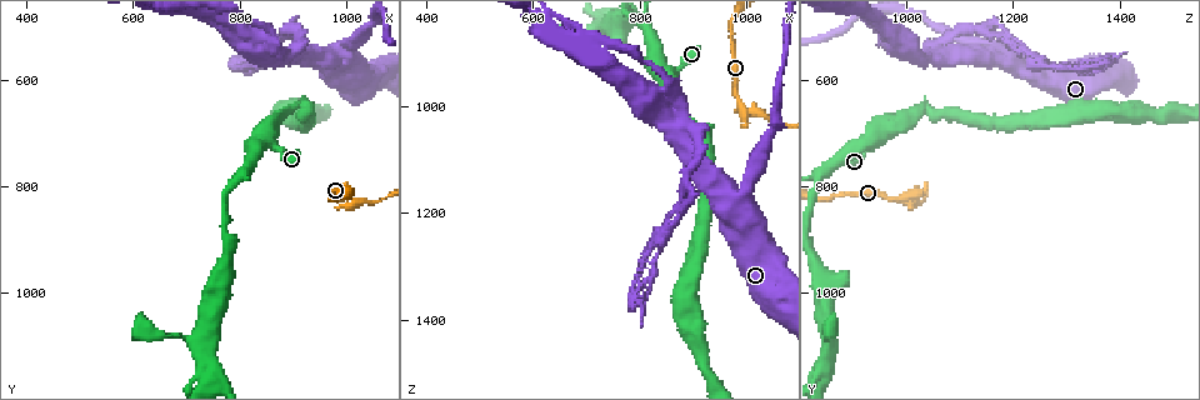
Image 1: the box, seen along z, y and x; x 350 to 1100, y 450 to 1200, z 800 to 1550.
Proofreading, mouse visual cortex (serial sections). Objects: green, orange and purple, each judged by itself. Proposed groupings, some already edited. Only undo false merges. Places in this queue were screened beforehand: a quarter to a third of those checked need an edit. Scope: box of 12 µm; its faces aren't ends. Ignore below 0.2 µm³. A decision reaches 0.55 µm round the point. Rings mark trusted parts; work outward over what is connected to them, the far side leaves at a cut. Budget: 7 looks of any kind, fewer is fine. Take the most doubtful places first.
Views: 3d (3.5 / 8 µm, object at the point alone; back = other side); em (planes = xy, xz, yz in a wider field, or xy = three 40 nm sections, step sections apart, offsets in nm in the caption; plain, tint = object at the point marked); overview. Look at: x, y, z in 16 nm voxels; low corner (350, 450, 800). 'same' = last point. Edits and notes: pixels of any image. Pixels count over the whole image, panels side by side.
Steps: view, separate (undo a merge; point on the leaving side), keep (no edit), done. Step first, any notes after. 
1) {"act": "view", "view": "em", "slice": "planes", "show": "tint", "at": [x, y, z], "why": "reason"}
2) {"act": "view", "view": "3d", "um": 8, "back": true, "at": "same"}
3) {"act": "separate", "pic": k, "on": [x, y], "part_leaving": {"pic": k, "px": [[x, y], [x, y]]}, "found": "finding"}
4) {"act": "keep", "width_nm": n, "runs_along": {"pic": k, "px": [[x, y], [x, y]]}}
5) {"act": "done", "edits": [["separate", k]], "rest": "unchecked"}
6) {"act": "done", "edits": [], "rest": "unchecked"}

{"act": "view", "view": "3d", "um": 3.5, "at": [1000, 830, 1010], "why": "abrupt turn"}

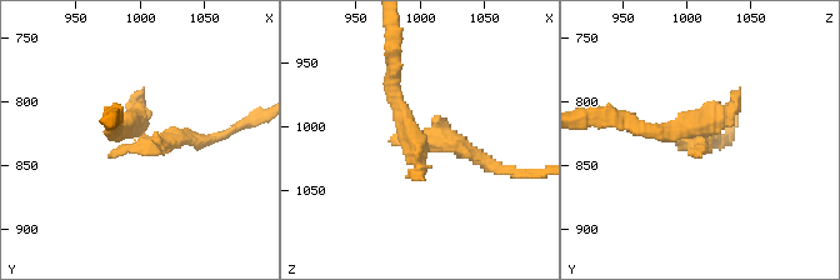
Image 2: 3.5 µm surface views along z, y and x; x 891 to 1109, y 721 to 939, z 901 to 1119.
{"act": "view", "view": "em", "slice": "xy", "step": 5, "show": "plain", "at": [1004, 830, 1012]}

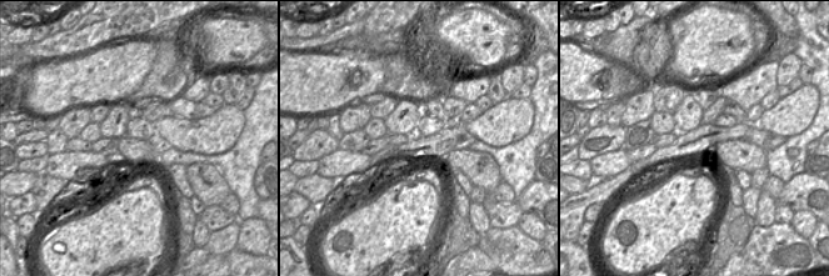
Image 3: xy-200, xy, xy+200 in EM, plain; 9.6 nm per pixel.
{"act": "view", "view": "em", "slice": "xy", "step": 5, "show": "tint", "at": "same", "why": "where the object lies"}

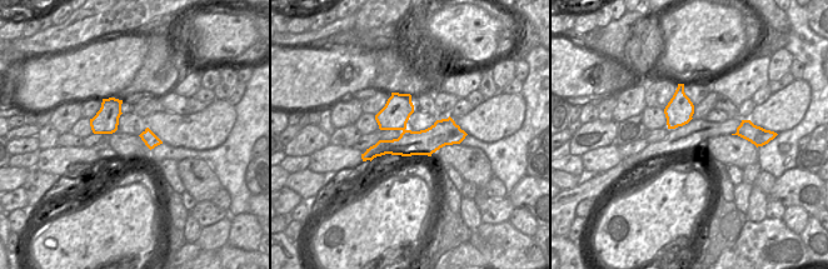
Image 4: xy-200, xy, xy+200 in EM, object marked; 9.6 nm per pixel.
{"act": "separate", "pic": 2, "on": [466, 146], "width_nm": 280, "part_leaving": {"pic": 2, "px": [[430, 138], [534, 173]]}, "found": "two cells meet here"}

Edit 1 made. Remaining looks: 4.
{"act": "view", "view": "3d", "um": 8, "at": [990, 550, 1175], "why": "three-way junction"}

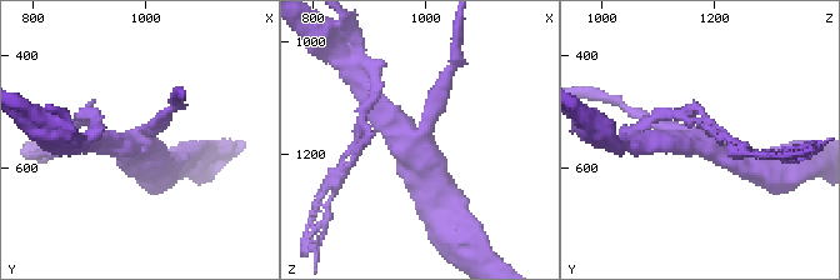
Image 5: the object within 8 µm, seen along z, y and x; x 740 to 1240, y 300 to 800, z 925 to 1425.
{"act": "view", "view": "3d", "um": 3.5, "at": [990, 555, 1180]}

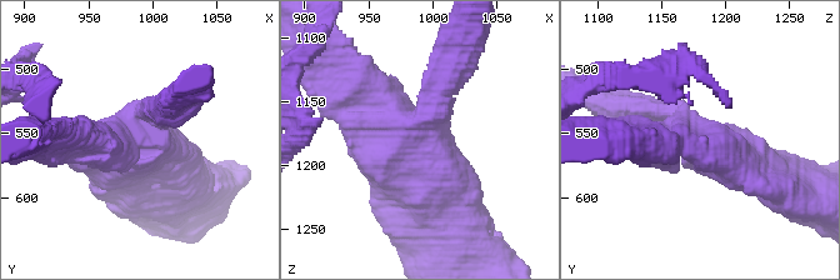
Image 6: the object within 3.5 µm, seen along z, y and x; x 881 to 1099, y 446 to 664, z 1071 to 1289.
{"act": "view", "view": "em", "slice": "xy", "step": 2, "show": "tint", "at": [992, 552, 1178], "why": "now the EM"}

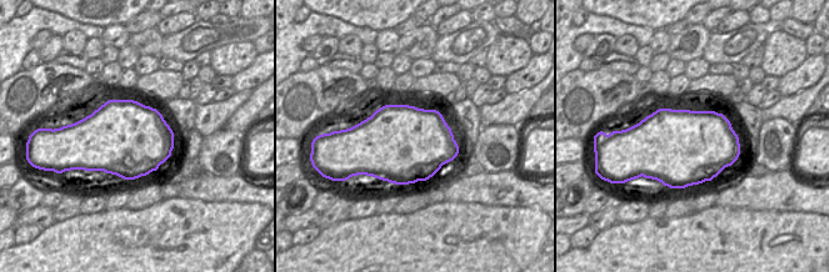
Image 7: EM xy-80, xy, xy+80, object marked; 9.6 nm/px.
{"act": "separate", "pic": 6, "on": [428, 74], "width_nm": 750, "part_leaving": {"pic": 6, "px": [[428, 119], [463, 33]]}, "found": "two cells meet here"}

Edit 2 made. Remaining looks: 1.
{"act": "done", "edits": [["separate", 2], ["separate", 6]], "rest": "unchecked"}

